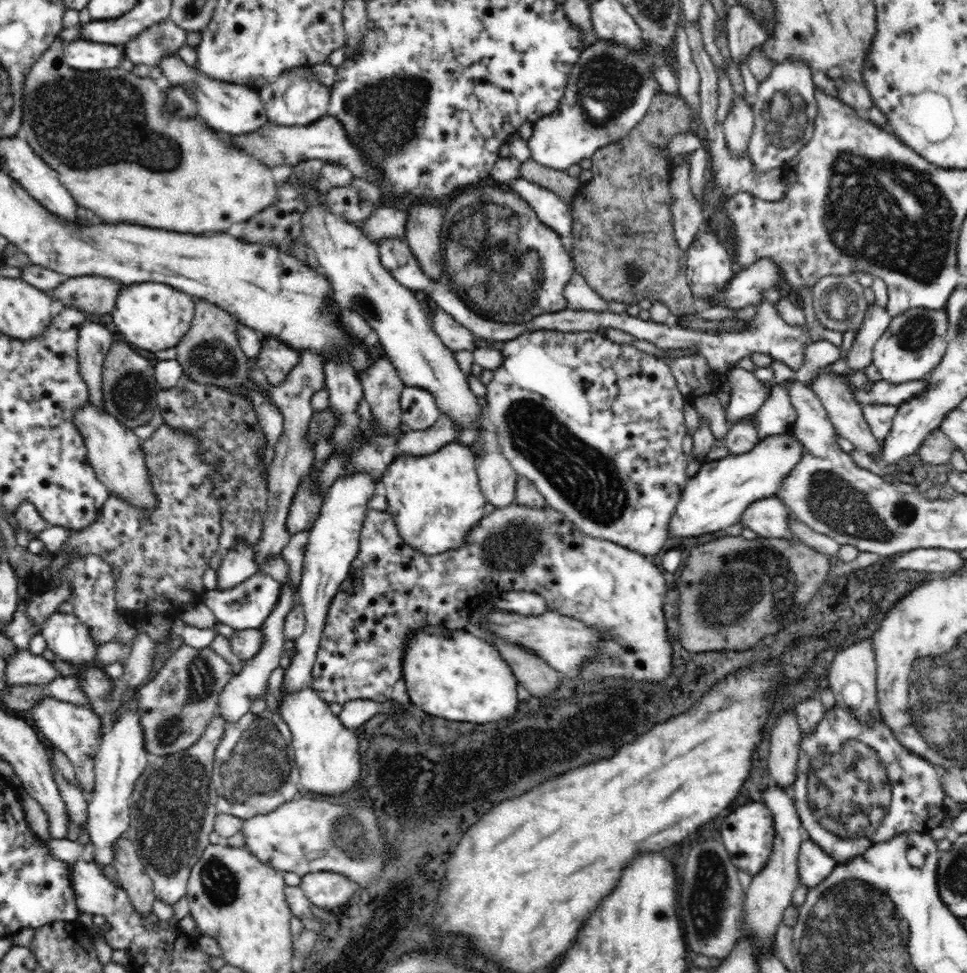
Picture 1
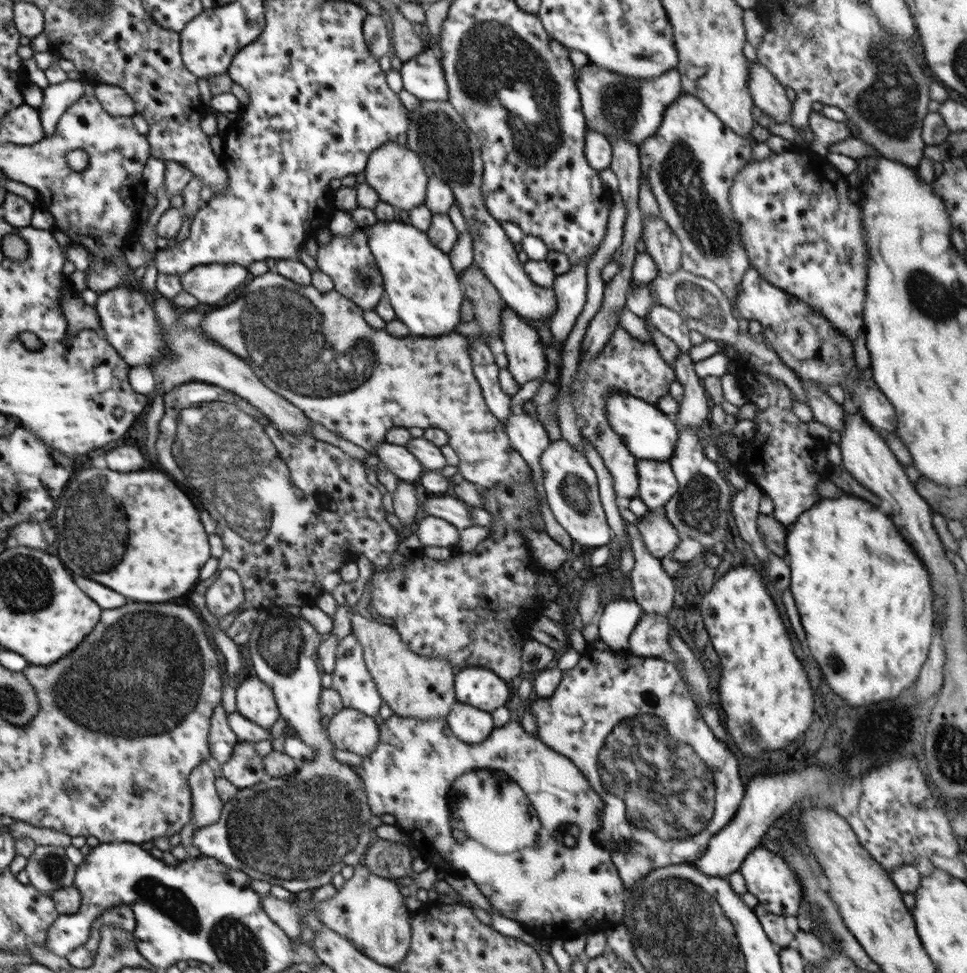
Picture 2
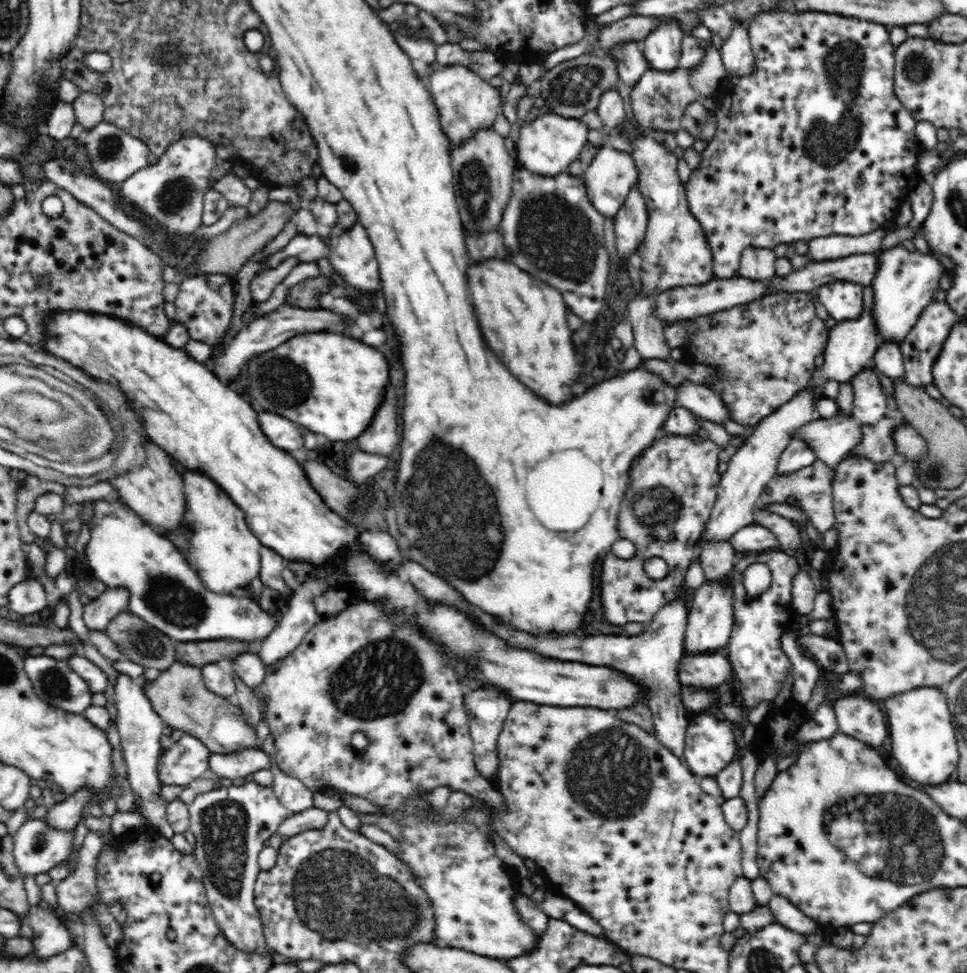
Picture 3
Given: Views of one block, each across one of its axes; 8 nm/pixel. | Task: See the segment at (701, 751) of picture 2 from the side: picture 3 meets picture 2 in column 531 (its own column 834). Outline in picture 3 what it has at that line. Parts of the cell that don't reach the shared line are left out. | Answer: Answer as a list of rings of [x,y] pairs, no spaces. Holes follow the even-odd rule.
[[[859,695],[838,698],[833,704],[838,730],[868,746],[880,748],[886,742],[889,728],[880,707],[872,699]]]

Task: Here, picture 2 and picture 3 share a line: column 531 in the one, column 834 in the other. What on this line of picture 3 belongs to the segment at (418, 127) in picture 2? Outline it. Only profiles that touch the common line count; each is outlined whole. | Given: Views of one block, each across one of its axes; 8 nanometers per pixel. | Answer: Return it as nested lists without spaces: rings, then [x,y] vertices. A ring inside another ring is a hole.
[[[840,279],[820,285],[816,292],[819,302],[837,322],[858,319],[863,311],[861,284]]]

